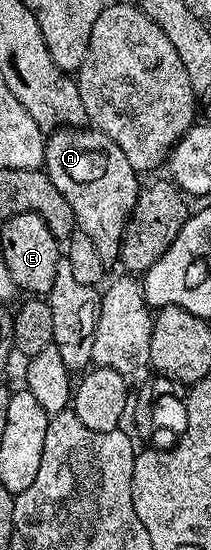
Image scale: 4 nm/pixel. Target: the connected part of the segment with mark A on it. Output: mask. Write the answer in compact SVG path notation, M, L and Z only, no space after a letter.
M66 127L52 130L45 138L43 170L55 188L67 199L74 212L76 228L91 235L91 243L99 250L99 259L112 266L121 255L121 236L133 214L137 196L143 185L136 169L127 163L127 155L119 151L113 140L96 127Z

